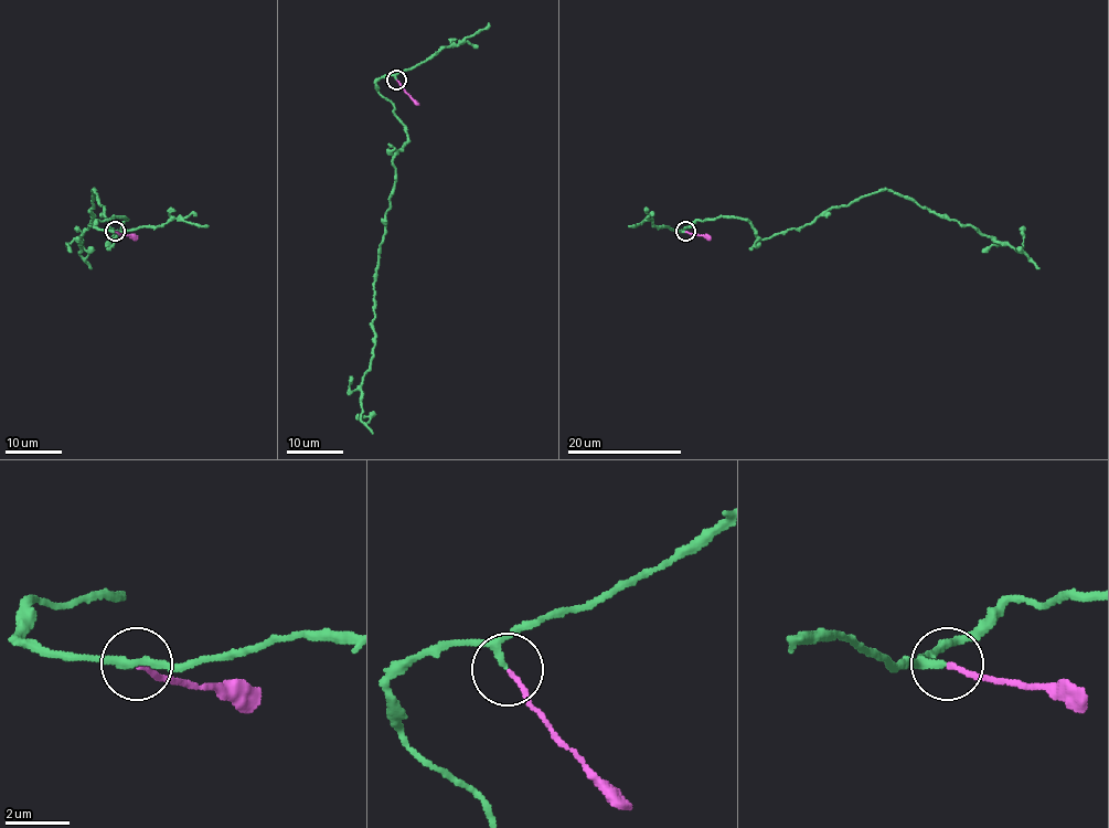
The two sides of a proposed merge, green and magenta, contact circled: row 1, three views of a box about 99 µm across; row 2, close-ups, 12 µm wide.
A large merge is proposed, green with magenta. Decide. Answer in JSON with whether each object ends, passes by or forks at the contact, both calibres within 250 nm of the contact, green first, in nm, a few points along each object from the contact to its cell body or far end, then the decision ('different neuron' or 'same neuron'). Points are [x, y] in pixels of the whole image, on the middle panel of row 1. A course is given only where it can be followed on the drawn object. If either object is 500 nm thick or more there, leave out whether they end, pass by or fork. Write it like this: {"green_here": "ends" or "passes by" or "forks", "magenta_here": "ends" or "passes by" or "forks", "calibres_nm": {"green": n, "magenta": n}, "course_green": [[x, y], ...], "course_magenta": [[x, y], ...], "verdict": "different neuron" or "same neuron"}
{"green_here": "passes by", "magenta_here": "ends", "calibres_nm": {"green": 180, "magenta": 140}, "course_green": [[396, 80], [375, 82], [407, 140], [392, 165], [380, 247], [361, 402], [370, 420], [356, 416]], "course_magenta": [[396, 80], [417, 105]], "verdict": "same neuron"}

